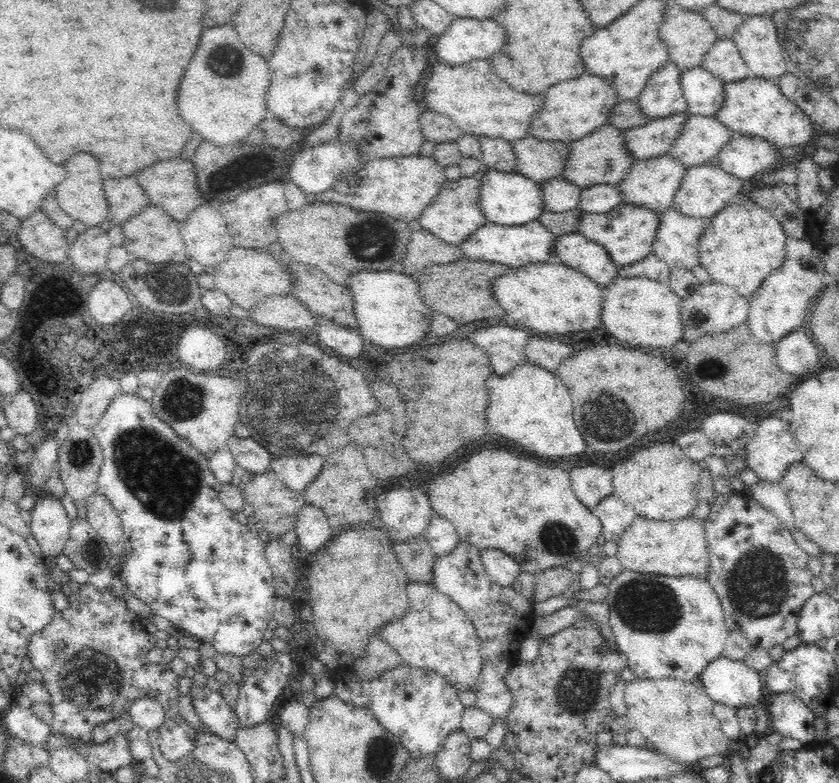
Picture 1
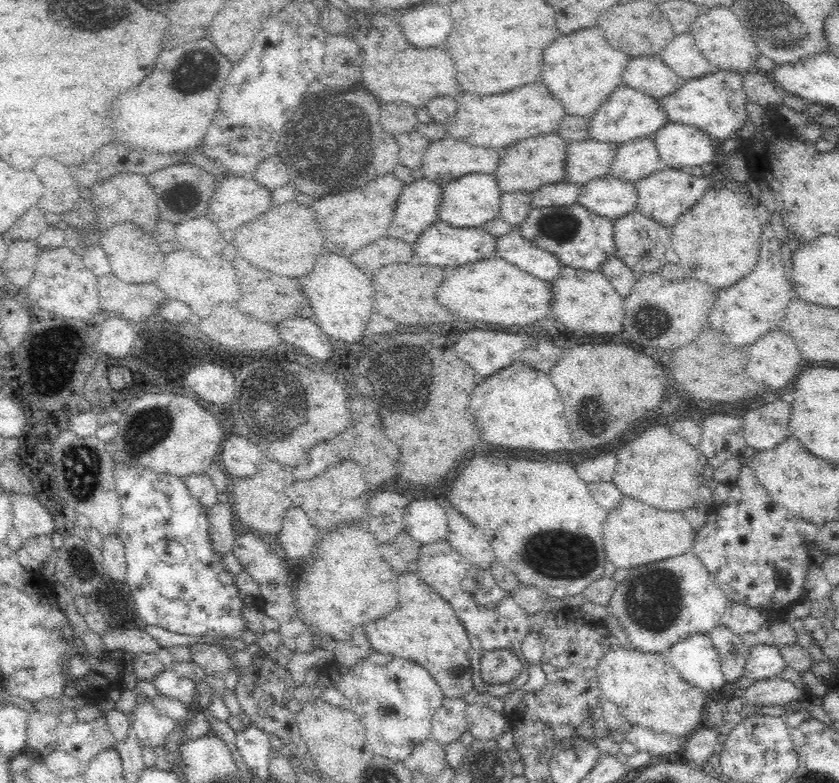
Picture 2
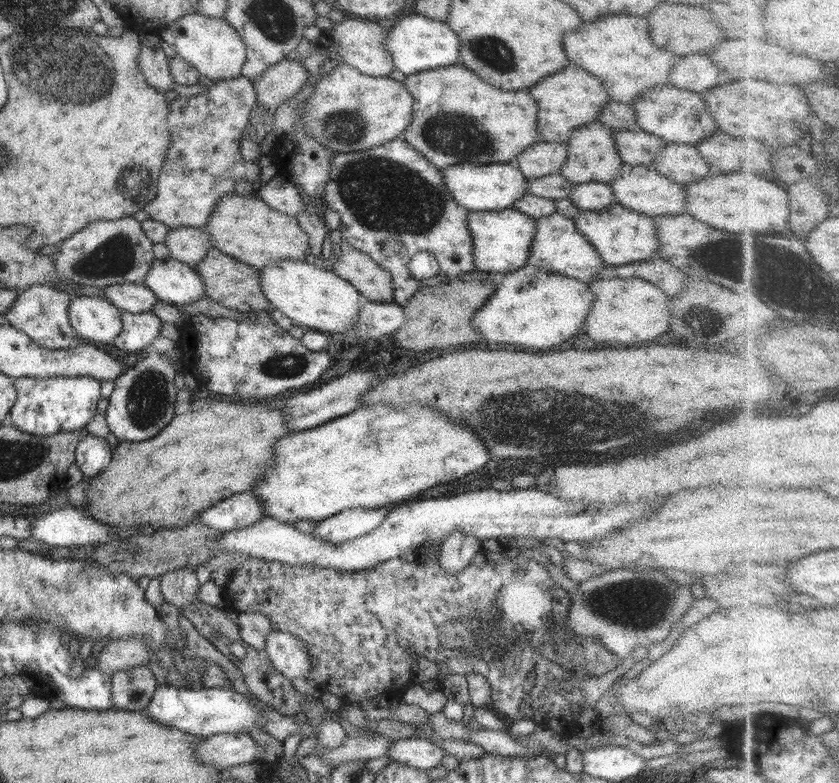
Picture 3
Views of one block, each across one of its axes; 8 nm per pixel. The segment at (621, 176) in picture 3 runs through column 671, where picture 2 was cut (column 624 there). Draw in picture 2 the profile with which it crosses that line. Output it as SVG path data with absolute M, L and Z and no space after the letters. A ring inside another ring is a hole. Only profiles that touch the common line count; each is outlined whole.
M606 175L584 184L578 203L602 217L615 220L636 209L638 189L635 182Z

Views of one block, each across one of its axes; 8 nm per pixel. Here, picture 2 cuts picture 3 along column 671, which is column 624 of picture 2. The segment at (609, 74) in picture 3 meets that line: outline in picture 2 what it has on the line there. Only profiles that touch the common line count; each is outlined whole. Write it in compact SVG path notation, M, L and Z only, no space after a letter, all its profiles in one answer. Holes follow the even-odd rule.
M598 26L578 30L556 38L544 52L542 82L554 97L561 100L568 115L592 117L604 100L622 85L622 74L630 62L630 56L614 47L610 48L604 36Z

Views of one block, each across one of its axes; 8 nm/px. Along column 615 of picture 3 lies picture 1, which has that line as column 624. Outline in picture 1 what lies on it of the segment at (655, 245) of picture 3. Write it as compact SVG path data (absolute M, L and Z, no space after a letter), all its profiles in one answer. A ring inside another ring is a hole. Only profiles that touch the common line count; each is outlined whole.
M622 203L604 214L581 211L576 233L580 233L590 241L604 246L604 250L608 251L610 259L618 266L623 267L634 264L652 253L652 244L656 240L659 216L660 213L650 210L648 207L626 203Z

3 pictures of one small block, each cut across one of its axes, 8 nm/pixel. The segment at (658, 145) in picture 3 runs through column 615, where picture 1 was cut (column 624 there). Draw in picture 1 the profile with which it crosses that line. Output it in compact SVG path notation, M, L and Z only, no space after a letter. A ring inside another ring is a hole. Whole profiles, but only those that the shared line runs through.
M688 112L671 114L664 118L649 119L642 126L624 130L622 135L626 151L630 151L636 160L665 155L680 136L688 118Z

